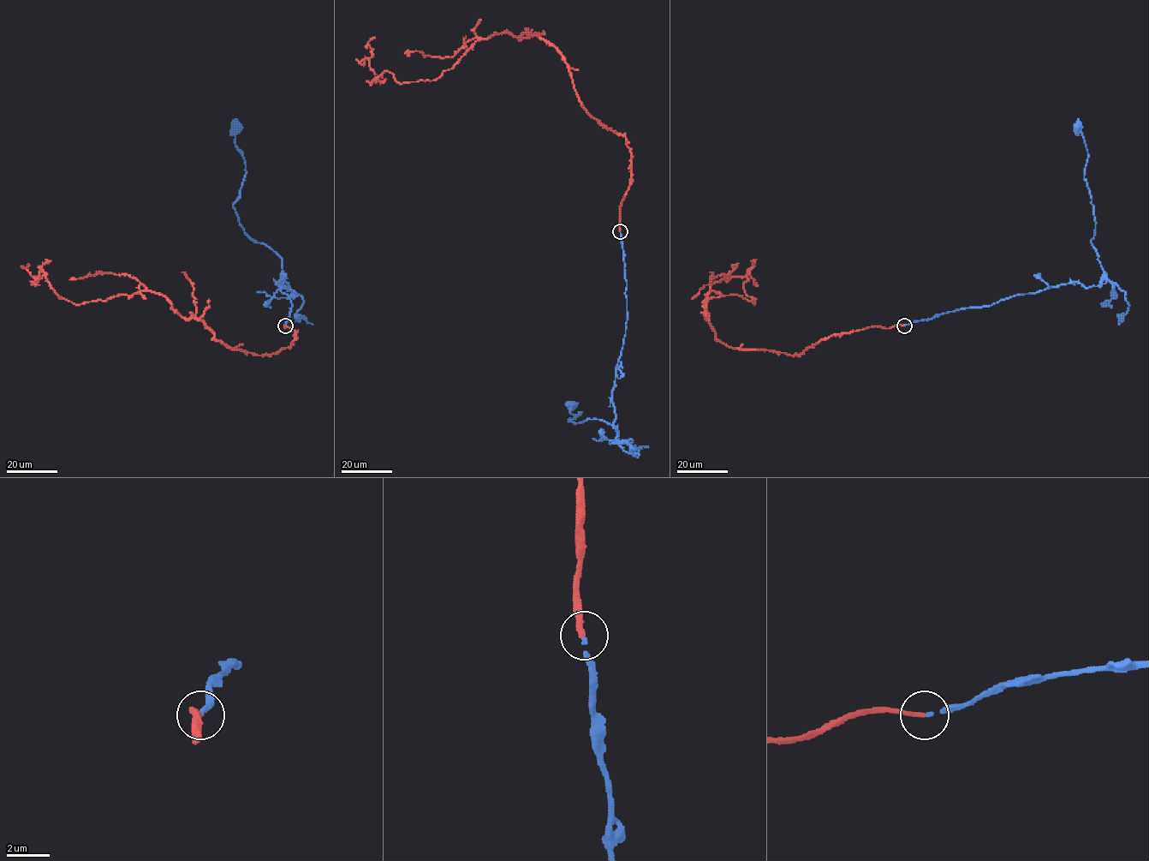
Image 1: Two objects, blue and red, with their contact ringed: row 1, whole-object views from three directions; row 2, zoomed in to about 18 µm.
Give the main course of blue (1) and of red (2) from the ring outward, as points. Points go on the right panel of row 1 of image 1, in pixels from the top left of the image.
1: (904, 325), (1066, 284), (1099, 284), (1103, 268), (1091, 242), (1095, 218), (1084, 178), (1088, 152), (1075, 127)
2: (904, 325), (832, 334), (800, 354), (735, 349), (703, 303), (711, 290), (753, 304), (748, 271), (709, 284)

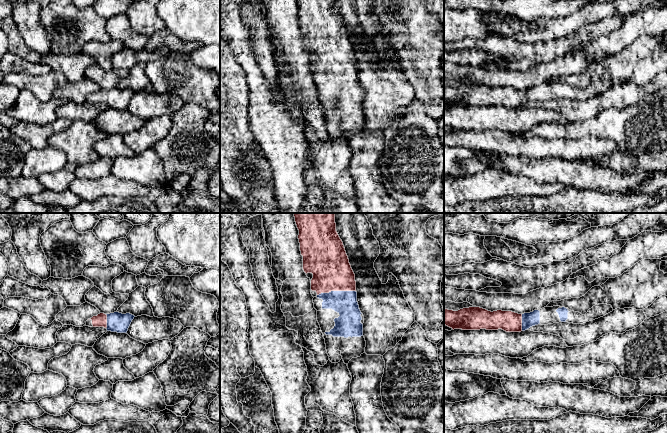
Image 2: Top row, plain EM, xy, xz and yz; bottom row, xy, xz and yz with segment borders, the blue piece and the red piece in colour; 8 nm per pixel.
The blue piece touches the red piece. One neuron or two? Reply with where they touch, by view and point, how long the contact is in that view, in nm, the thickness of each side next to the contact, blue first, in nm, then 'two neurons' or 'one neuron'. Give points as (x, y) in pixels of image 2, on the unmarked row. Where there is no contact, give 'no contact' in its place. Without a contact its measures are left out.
meets blue in xz at (336, 67); contact 320 nm long; 190 nm thick on the blue side, 320 nm on the other; one neuron

